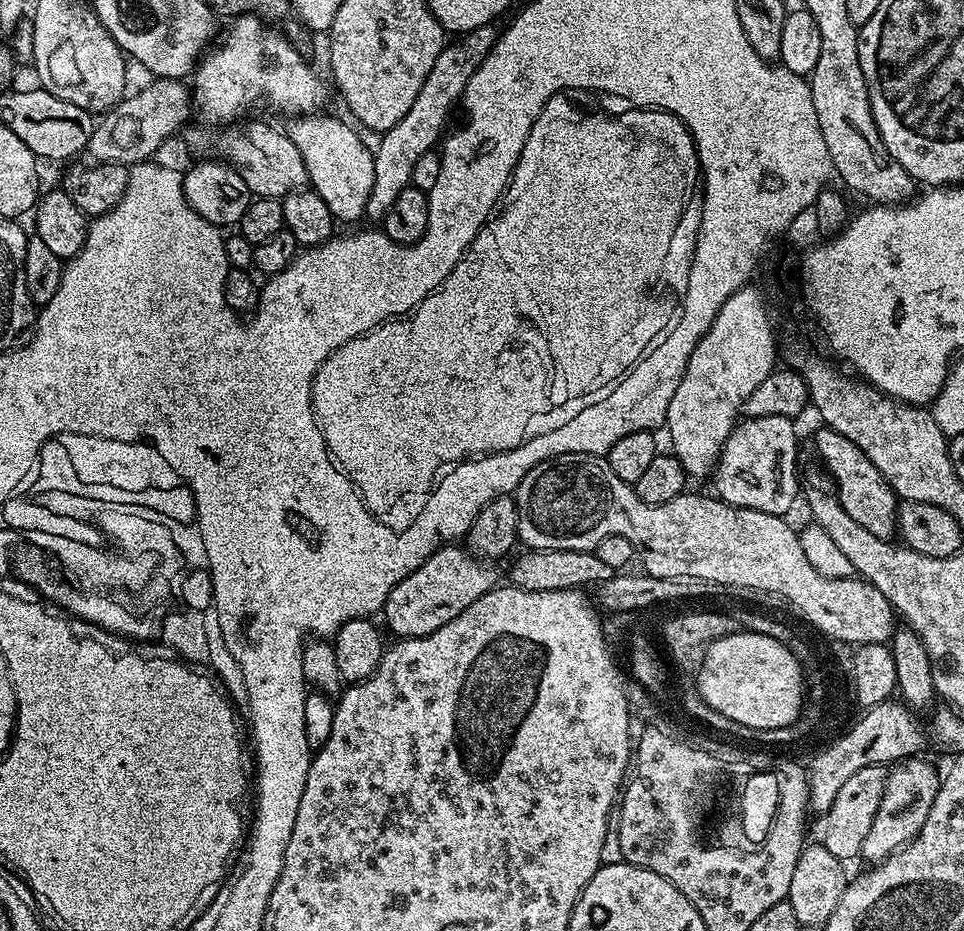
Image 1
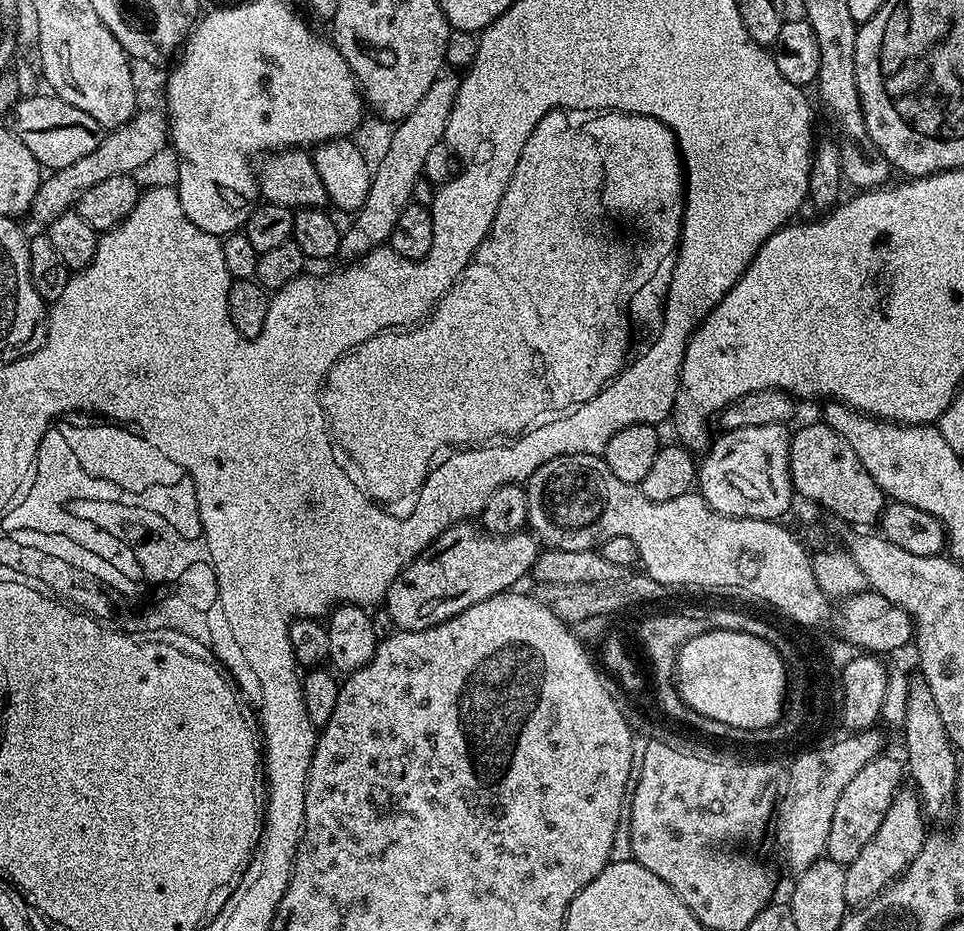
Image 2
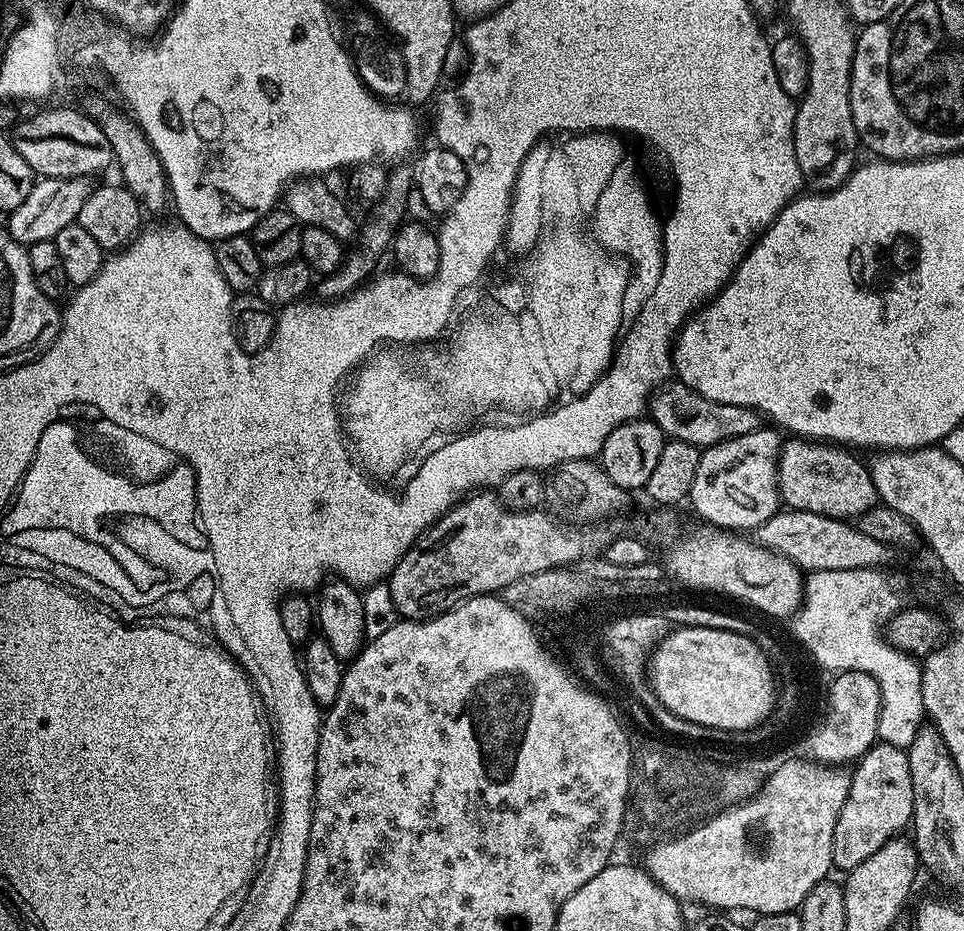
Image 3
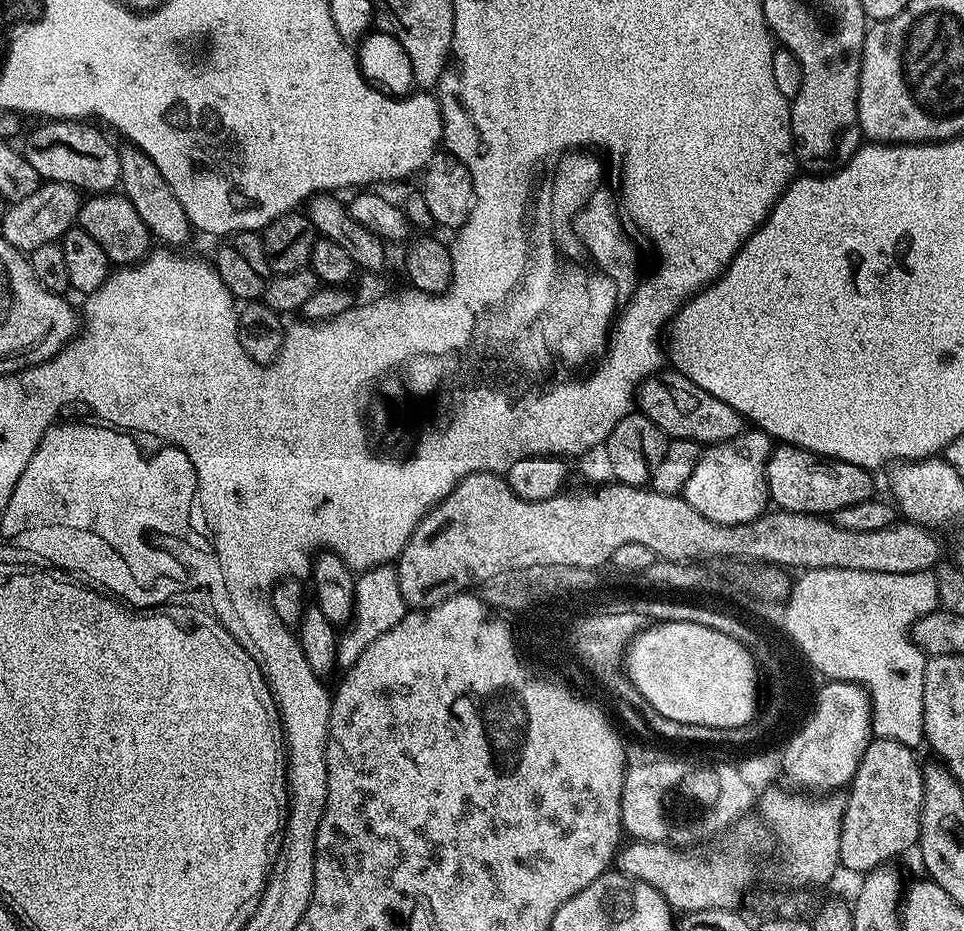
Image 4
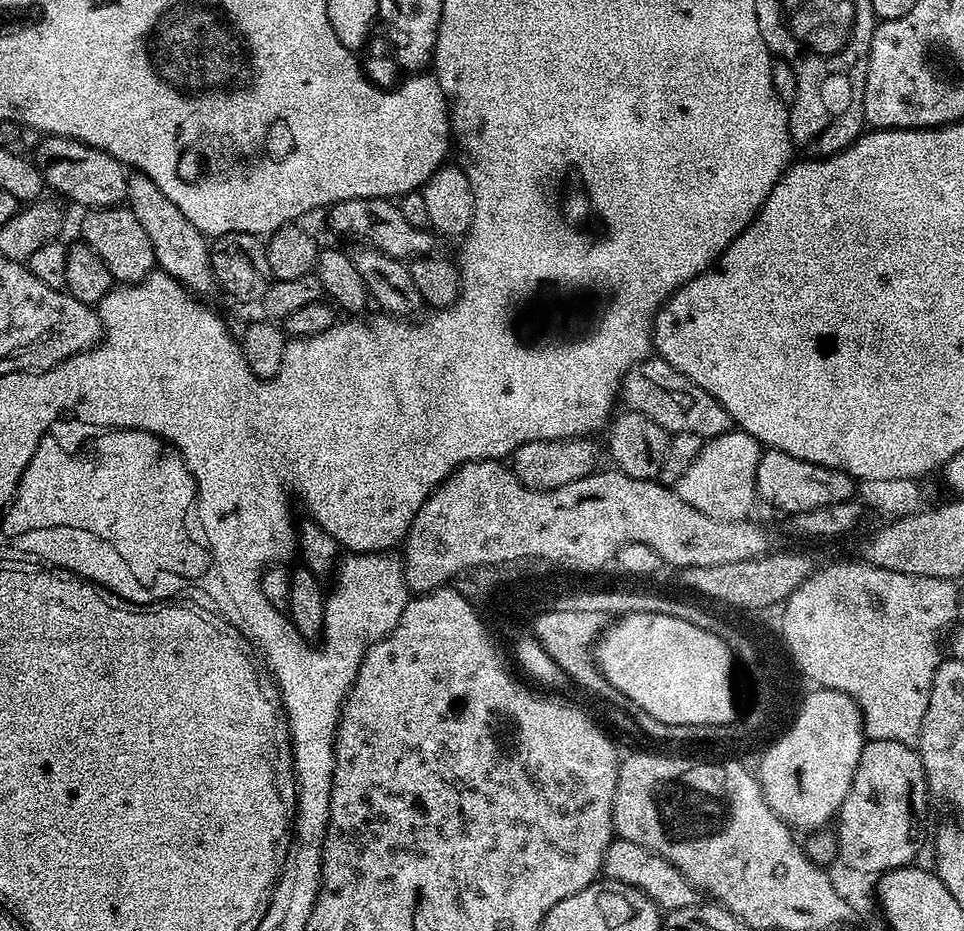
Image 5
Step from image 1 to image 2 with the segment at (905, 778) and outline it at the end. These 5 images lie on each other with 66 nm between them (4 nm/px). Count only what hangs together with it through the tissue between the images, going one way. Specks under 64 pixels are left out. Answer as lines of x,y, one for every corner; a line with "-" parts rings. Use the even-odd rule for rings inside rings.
904,786
890,802
890,810
886,810
886,818
882,818
882,826
874,834
866,846
862,846
862,854
853,864
844,869
846,874
846,902
849,906
864,906
876,899
893,880
914,862
918,850
922,850
926,839
924,832
926,817
915,787

